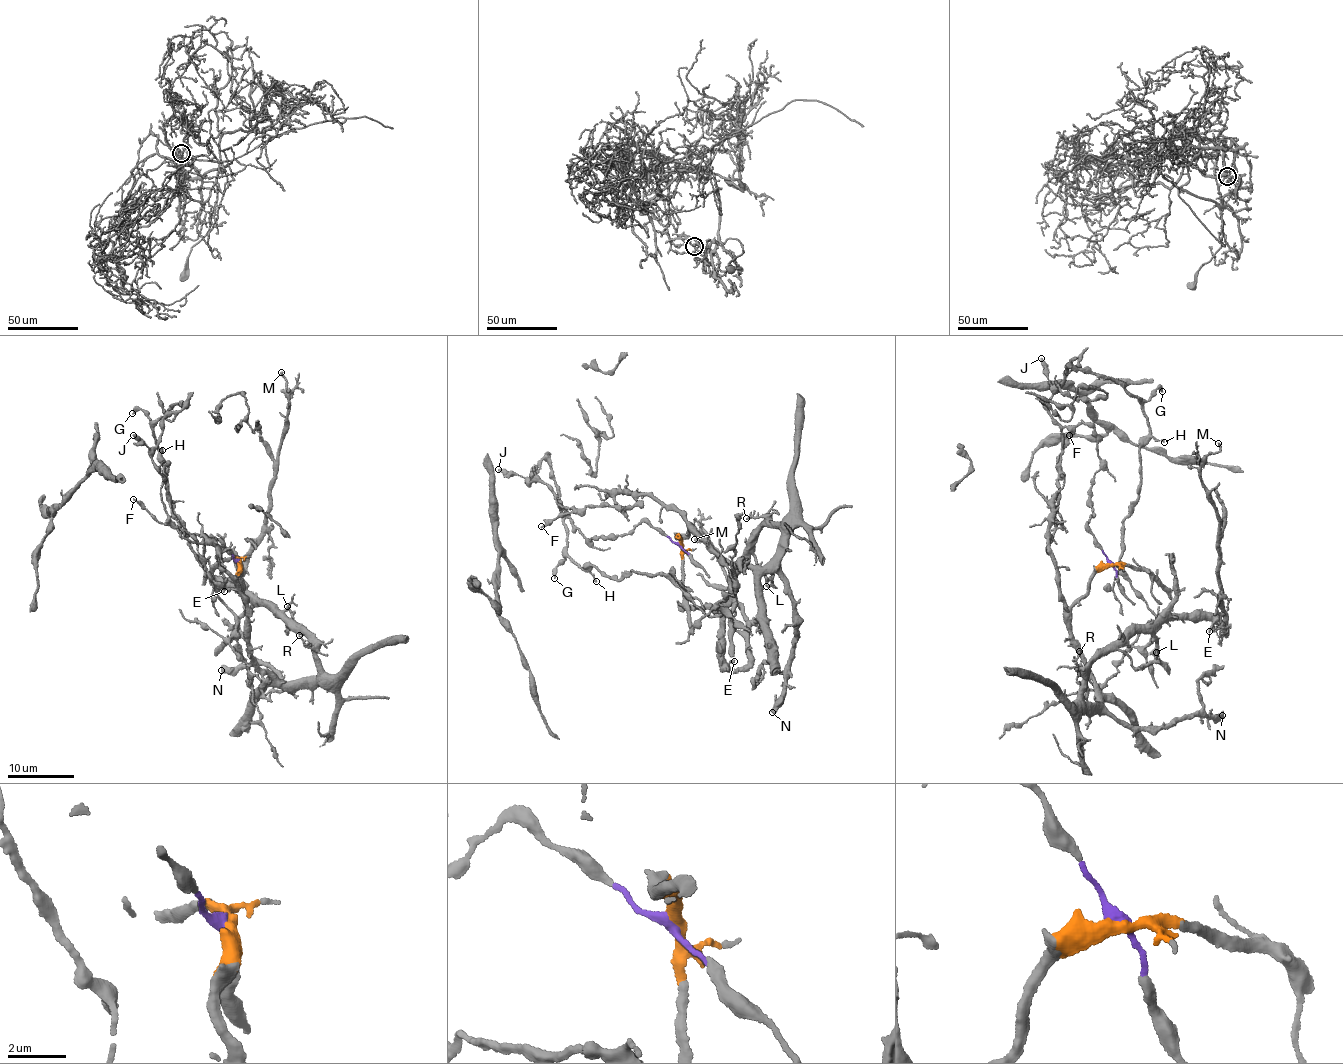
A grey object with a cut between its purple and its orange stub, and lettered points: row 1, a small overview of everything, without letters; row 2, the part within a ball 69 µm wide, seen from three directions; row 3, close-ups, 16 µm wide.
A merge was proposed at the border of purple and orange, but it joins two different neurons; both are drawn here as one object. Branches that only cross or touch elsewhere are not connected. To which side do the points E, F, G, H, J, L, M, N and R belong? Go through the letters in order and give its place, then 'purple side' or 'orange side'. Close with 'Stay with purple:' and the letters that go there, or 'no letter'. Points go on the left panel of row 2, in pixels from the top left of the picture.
E: place (224, 591); orange side
F: place (133, 499); purple side
G: place (132, 413); purple side
H: place (162, 450); purple side
J: place (133, 435); purple side
L: place (287, 606); orange side
M: place (281, 372); orange side
N: place (221, 670); orange side
R: place (299, 635); orange side
Stay with purple: F, G, H, J

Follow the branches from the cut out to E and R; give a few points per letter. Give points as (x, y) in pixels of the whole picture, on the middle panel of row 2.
E: (679, 544), (692, 528), (718, 555), (758, 566), (781, 530), (759, 528), (725, 614), (723, 660), (734, 661)
R: (679, 544), (678, 538), (692, 528), (718, 555), (767, 565), (781, 530), (757, 516), (746, 518)

